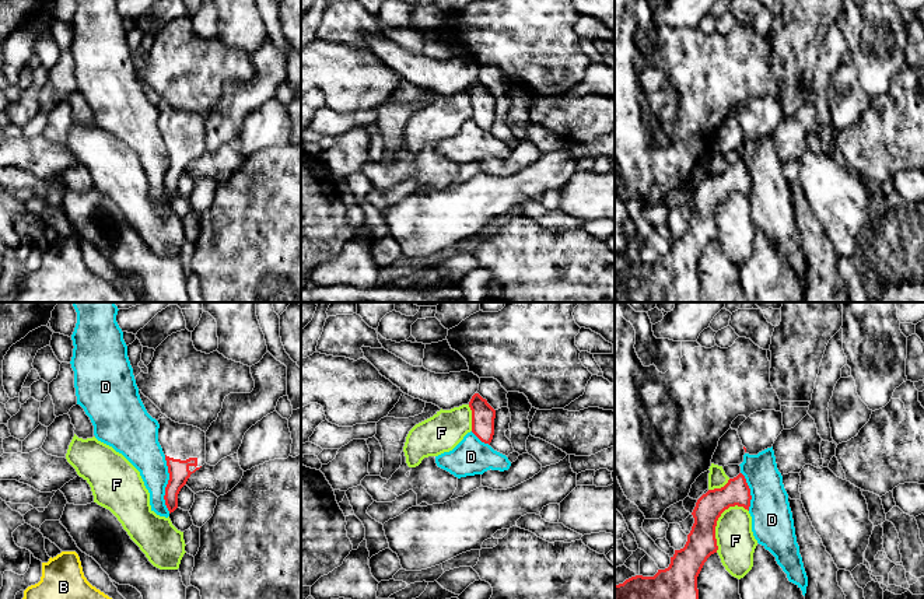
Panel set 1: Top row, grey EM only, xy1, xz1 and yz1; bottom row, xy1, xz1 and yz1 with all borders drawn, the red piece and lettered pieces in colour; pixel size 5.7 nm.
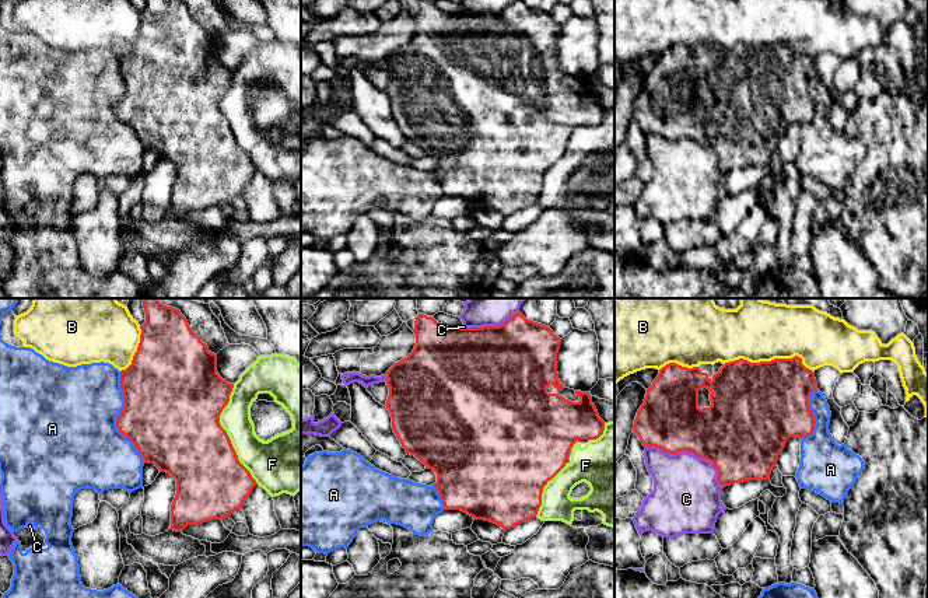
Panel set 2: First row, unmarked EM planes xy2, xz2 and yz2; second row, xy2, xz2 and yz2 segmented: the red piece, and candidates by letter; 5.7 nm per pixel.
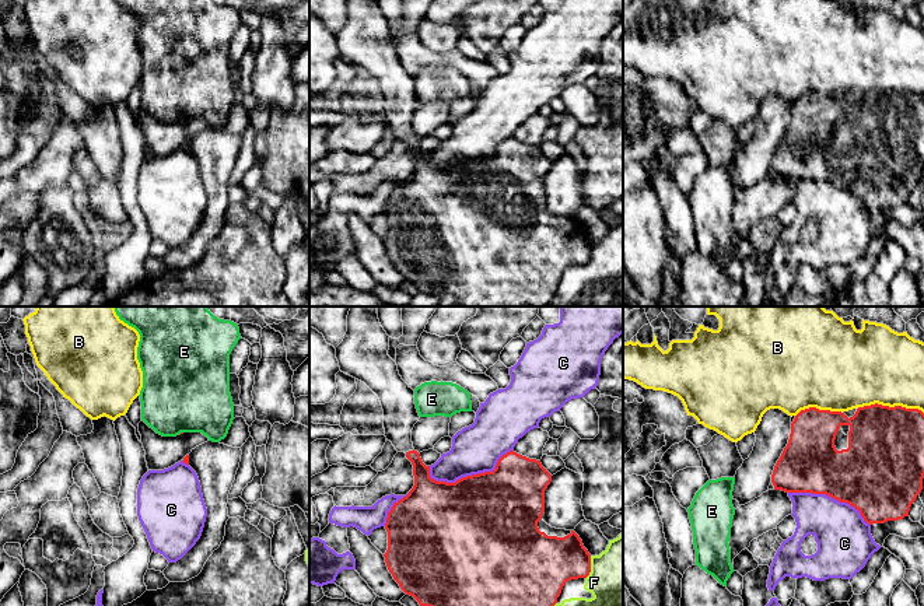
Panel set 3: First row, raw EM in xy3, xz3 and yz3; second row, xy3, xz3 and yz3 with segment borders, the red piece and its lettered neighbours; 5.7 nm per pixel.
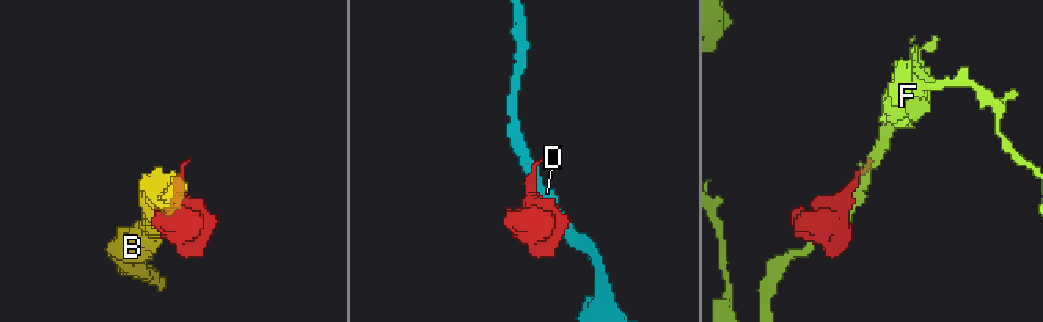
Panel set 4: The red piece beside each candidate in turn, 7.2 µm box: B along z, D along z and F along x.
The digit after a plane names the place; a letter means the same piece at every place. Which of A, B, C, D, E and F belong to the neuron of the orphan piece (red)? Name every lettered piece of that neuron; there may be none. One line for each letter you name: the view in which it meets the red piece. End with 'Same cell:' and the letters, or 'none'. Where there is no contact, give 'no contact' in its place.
Same cell: none

